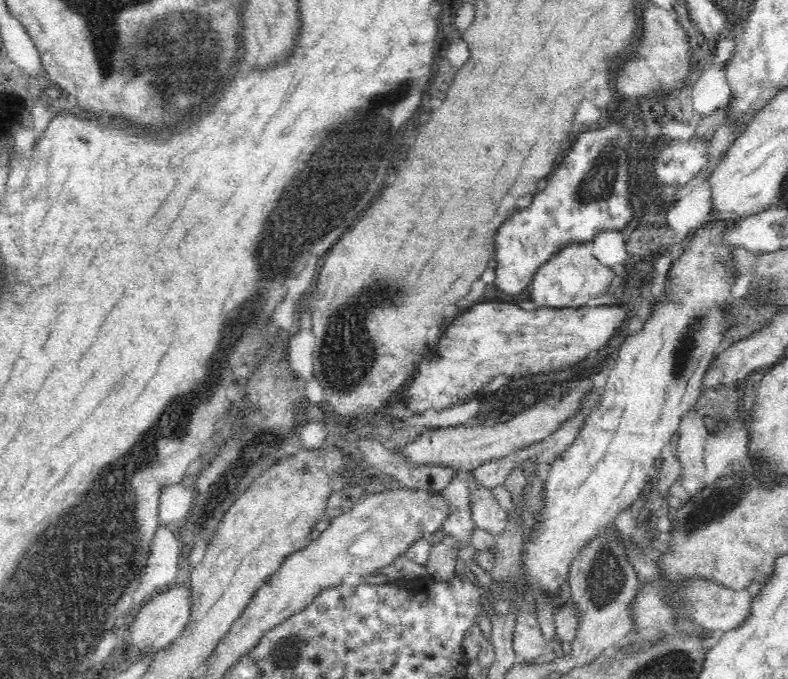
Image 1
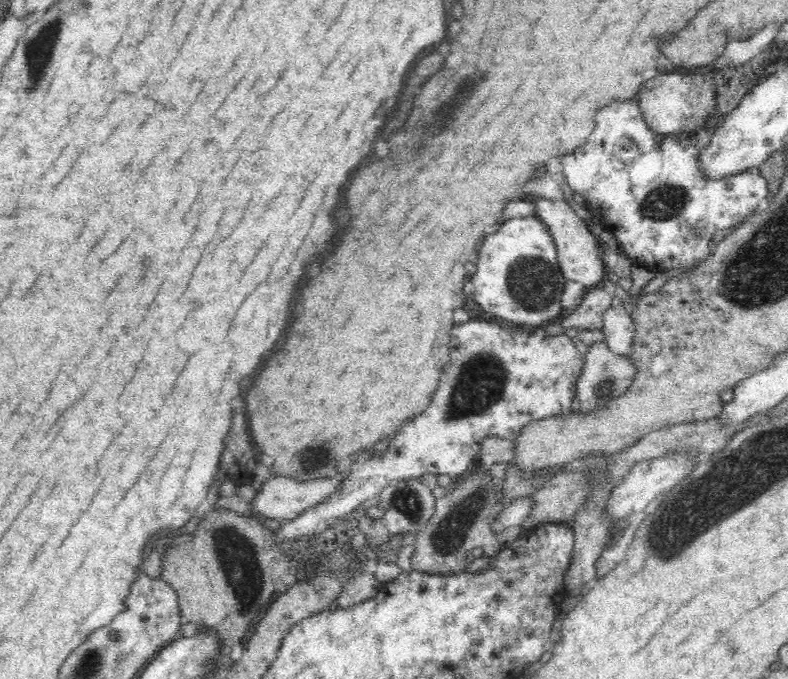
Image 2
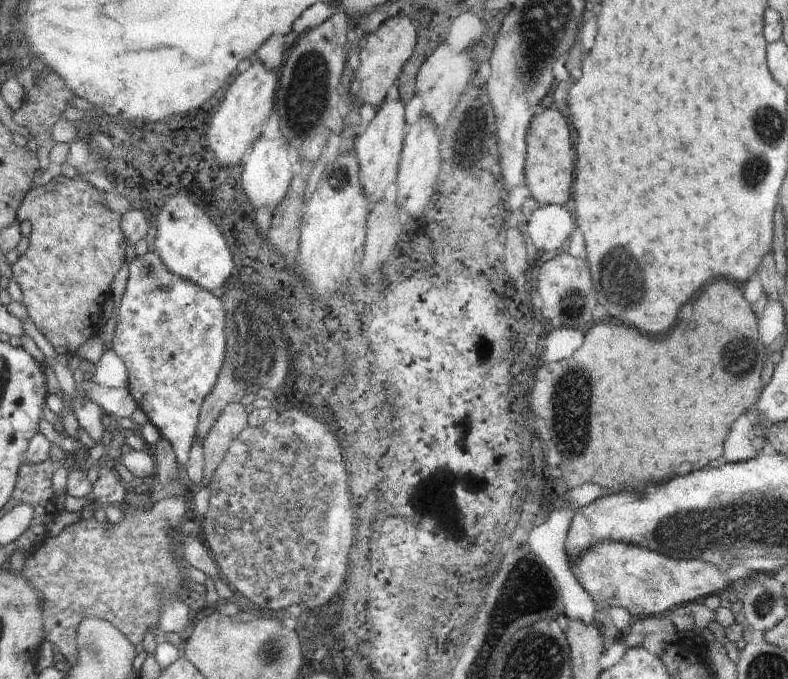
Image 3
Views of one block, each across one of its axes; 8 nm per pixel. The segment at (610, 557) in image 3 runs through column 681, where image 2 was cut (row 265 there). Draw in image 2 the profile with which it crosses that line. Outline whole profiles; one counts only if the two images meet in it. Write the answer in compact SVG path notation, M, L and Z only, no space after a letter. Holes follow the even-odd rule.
M544 197L533 200L536 218L540 218L549 228L549 234L557 247L557 256L562 275L567 281L582 284L586 290L603 285L607 280L605 268L607 260L603 256L601 241L592 235L587 222L576 216L573 209L564 200L548 200Z

